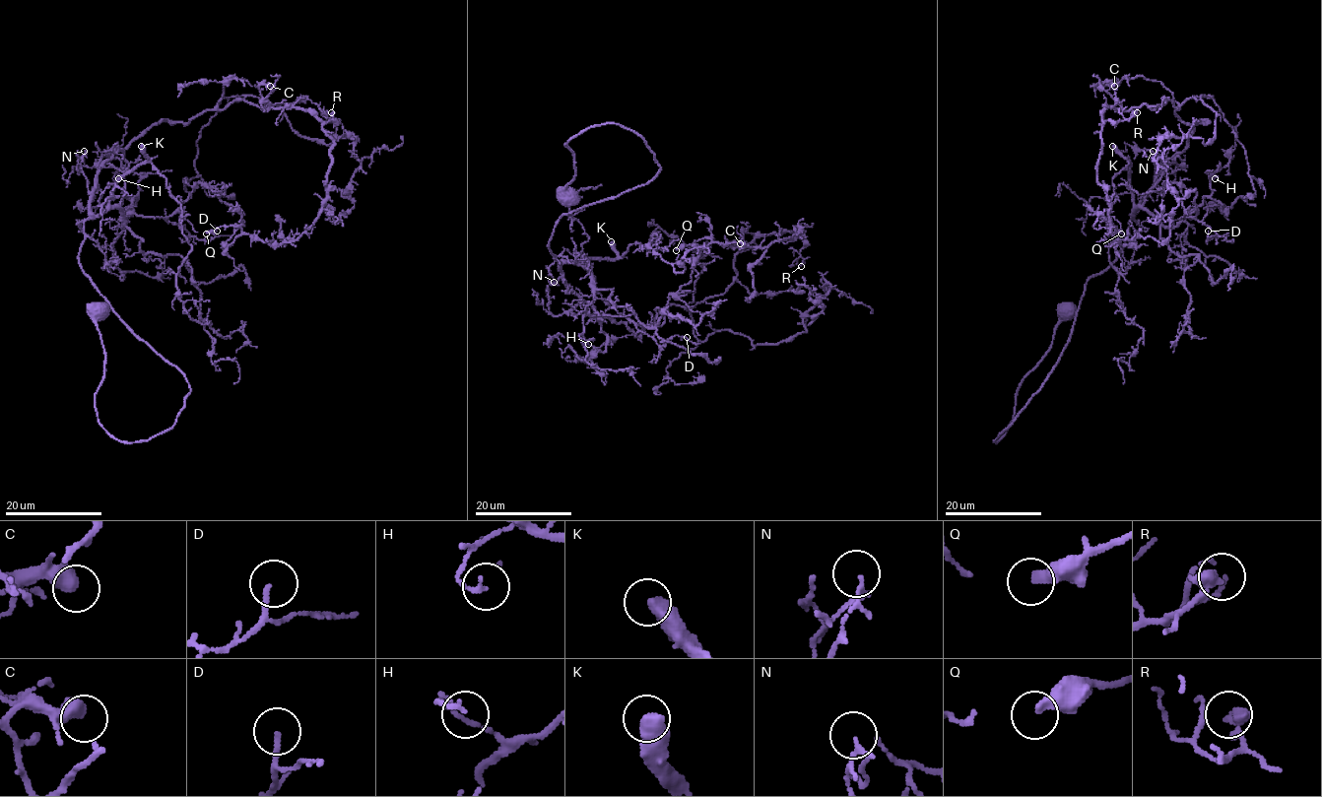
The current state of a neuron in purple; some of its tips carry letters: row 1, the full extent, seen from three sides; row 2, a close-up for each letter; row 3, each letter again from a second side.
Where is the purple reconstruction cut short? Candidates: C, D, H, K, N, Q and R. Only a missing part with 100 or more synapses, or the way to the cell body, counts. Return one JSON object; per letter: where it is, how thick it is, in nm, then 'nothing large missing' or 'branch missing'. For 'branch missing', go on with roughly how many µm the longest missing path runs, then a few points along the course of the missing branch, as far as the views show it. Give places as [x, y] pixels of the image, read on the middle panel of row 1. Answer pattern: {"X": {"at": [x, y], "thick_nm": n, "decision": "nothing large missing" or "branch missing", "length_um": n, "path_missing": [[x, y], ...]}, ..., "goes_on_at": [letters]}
{"C": {"at": [740, 243], "thick_nm": 400, "decision": "nothing large missing"}, "D": {"at": [687, 337], "thick_nm": 110, "decision": "nothing large missing"}, "H": {"at": [588, 344], "thick_nm": 140, "decision": "nothing large missing"}, "K": {"at": [611, 241], "thick_nm": 550, "decision": "branch missing", "length_um": 50, "path_missing": [[611, 241], [624, 231], [633, 210], [626, 191], [629, 188], [657, 191], [678, 205], [676, 207], [693, 197]]}, "N": {"at": [554, 282], "thick_nm": 90, "decision": "nothing large missing"}, "Q": {"at": [676, 250], "thick_nm": 400, "decision": "nothing large missing"}, "R": {"at": [801, 266], "thick_nm": 360, "decision": "nothing large missing"}, "goes_on_at": ["K"]}

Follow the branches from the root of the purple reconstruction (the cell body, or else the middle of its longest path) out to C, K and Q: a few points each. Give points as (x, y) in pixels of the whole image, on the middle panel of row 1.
C: (566, 196), (590, 126), (654, 154), (548, 246), (636, 336), (723, 294), (740, 243)
K: (566, 196), (568, 140), (606, 123), (638, 133), (659, 172), (565, 214), (548, 247), (614, 259), (611, 241)
Q: (566, 196), (590, 126), (654, 154), (548, 246), (636, 336), (803, 231), (676, 250)

